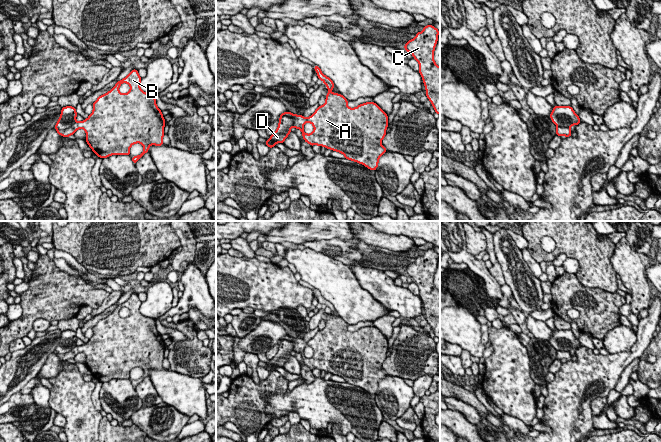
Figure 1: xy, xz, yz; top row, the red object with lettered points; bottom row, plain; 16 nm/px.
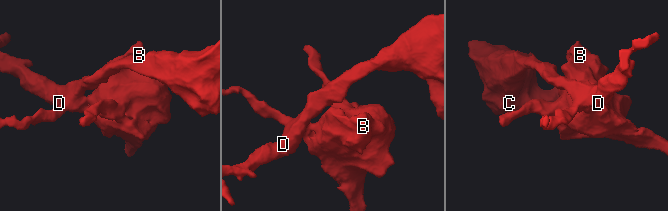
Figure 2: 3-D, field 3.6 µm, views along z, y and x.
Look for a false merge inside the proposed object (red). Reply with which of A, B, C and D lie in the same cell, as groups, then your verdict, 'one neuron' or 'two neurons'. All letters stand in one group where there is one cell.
A B / C D | two neurons

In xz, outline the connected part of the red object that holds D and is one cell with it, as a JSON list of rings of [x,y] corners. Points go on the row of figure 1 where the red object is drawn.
[[[282,116],[279,118],[279,124],[277,130],[266,140],[266,145],[269,148],[276,147],[276,143],[283,144],[284,140],[291,132],[291,128],[294,127],[293,119],[288,116]]]

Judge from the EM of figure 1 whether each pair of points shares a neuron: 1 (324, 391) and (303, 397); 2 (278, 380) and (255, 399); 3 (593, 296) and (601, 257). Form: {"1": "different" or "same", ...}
{"1": "same", "2": "same", "3": "different"}

